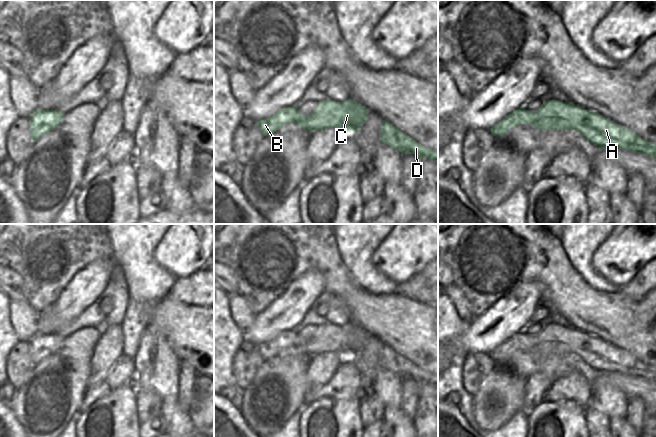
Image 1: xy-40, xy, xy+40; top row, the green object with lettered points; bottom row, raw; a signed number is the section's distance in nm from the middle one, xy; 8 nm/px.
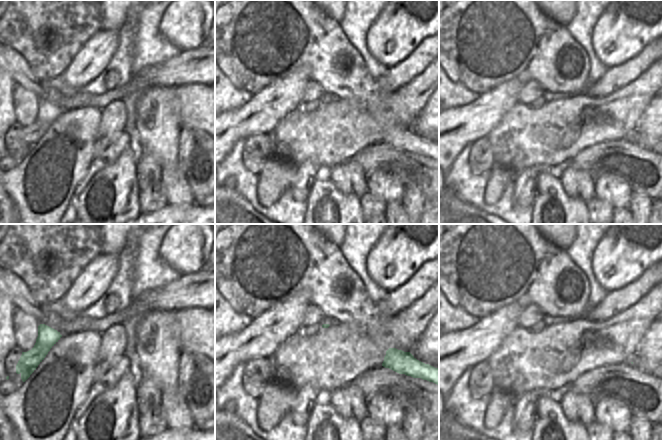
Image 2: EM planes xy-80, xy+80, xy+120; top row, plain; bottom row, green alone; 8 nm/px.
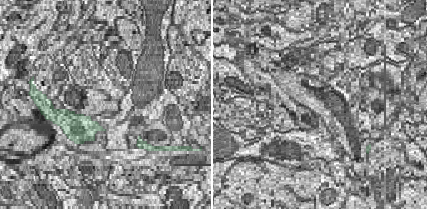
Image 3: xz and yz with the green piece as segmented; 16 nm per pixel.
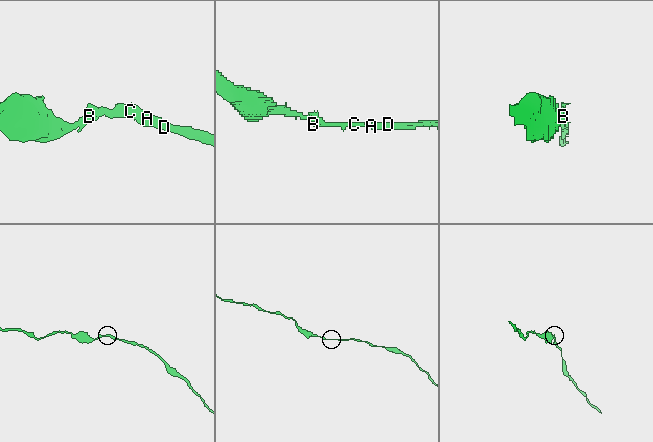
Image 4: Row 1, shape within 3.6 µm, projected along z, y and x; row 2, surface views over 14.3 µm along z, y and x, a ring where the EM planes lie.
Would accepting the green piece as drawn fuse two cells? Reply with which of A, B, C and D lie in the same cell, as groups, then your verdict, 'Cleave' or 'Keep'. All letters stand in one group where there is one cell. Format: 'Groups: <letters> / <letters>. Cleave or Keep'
Groups: A B C D. Keep.

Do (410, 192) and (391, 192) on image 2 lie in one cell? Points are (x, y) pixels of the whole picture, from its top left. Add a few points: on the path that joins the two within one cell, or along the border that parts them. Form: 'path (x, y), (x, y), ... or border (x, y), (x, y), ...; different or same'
border (404, 184), (404, 196), (401, 201); different

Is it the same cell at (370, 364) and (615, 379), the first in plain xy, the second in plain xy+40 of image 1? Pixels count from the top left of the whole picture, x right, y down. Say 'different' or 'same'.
different

